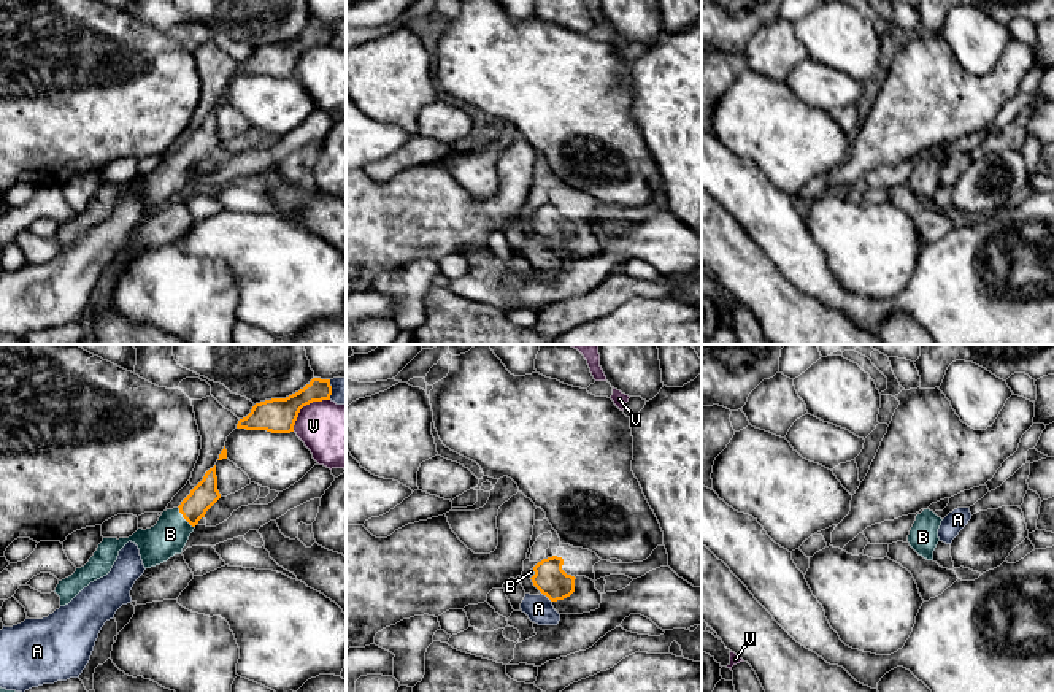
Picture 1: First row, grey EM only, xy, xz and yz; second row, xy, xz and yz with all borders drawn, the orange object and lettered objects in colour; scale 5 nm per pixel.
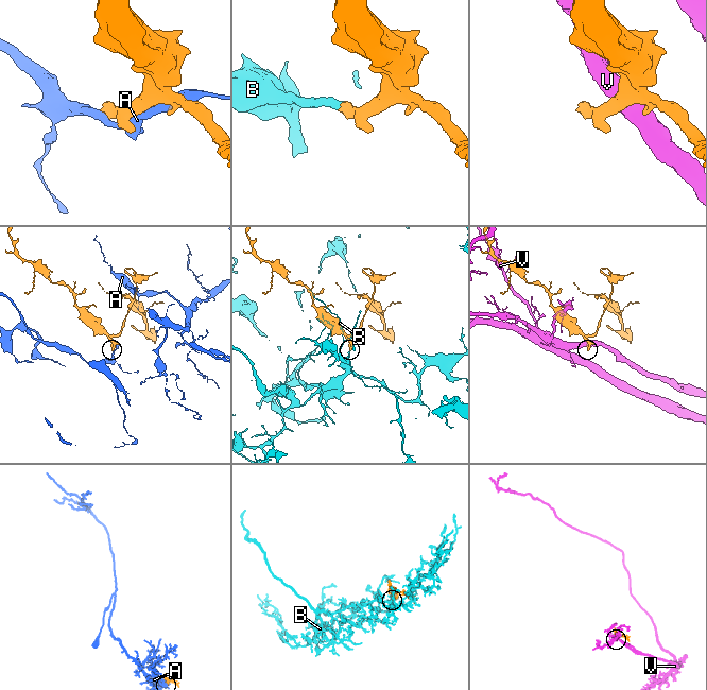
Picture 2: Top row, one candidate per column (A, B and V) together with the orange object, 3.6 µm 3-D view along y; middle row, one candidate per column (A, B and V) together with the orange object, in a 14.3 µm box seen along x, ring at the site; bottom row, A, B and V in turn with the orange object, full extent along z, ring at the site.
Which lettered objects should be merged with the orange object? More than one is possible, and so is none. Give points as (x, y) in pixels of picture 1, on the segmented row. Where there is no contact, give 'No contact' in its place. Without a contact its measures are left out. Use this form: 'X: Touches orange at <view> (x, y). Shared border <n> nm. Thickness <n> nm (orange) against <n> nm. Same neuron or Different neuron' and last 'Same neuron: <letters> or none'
A: Touches orange at xz (546, 595). Shared border 80 nm. Thickness 160 nm (orange) against 140 nm. Different neuron
B: Touches orange at xy (184, 518). Shared border 140 nm. Thickness 140 nm (orange) against 180 nm. Same neuron
V: Touches orange at xy (303, 405). Shared border 260 nm. Thickness 180 nm (orange) against 320 nm. Different neuron
Same neuron: B

